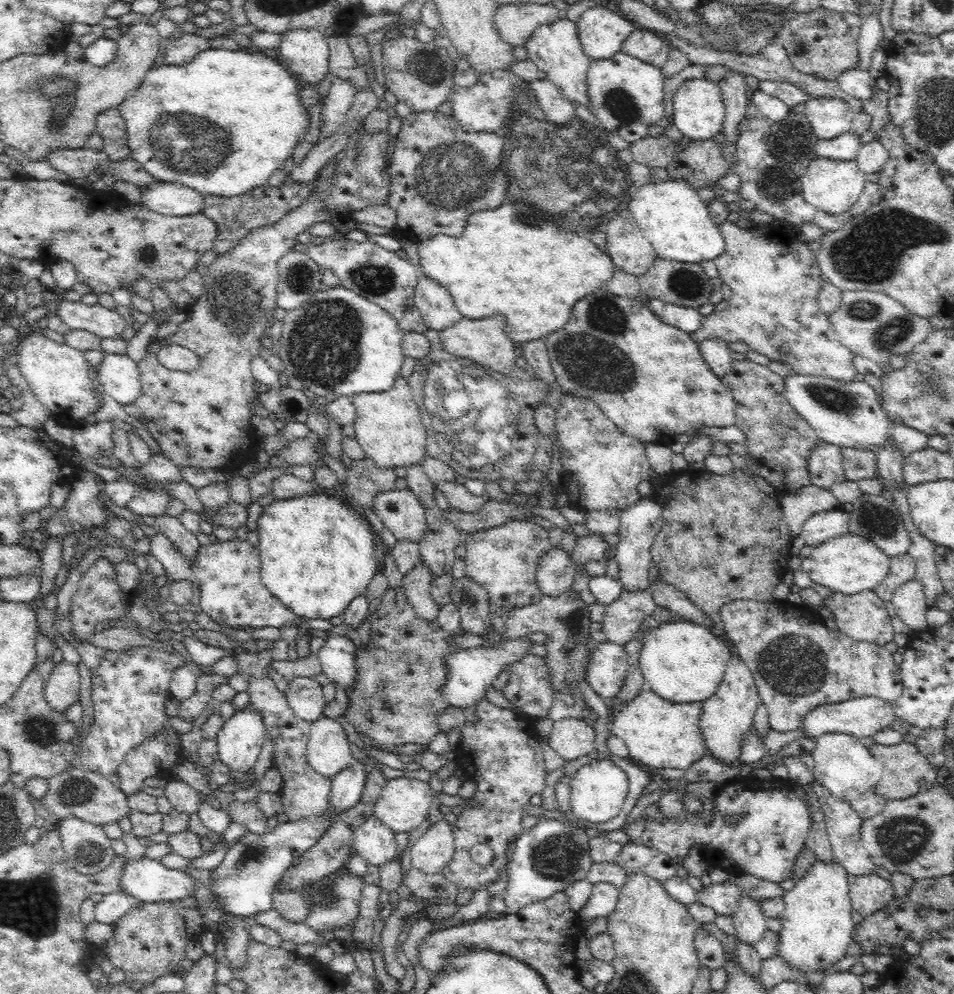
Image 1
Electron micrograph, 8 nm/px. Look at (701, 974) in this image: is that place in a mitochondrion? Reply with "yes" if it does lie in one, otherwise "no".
no

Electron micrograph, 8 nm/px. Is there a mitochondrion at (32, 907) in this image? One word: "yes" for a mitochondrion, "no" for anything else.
yes

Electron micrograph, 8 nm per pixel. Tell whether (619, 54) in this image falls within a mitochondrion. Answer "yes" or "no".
no

